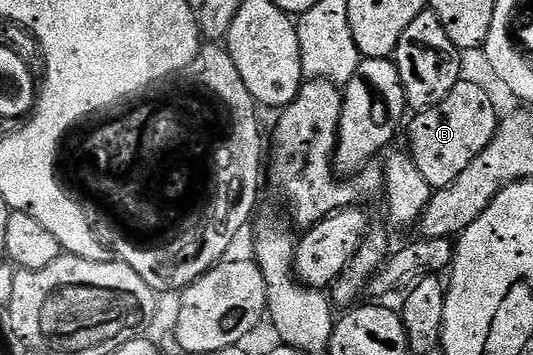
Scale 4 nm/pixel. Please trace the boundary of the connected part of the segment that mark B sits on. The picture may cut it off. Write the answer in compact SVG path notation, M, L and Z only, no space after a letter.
M458 82L440 104L415 113L410 122L410 146L408 152L414 158L416 168L424 172L431 188L450 186L488 148L492 136L498 131L499 118L487 92L479 85Z

